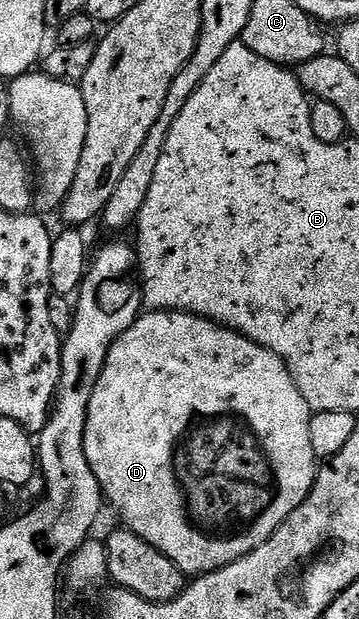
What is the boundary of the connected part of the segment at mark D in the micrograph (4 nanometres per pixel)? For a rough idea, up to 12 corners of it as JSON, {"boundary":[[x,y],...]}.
{"boundary":[[148,310],[84,449],[189,577],[249,556],[318,471],[282,358]]}

